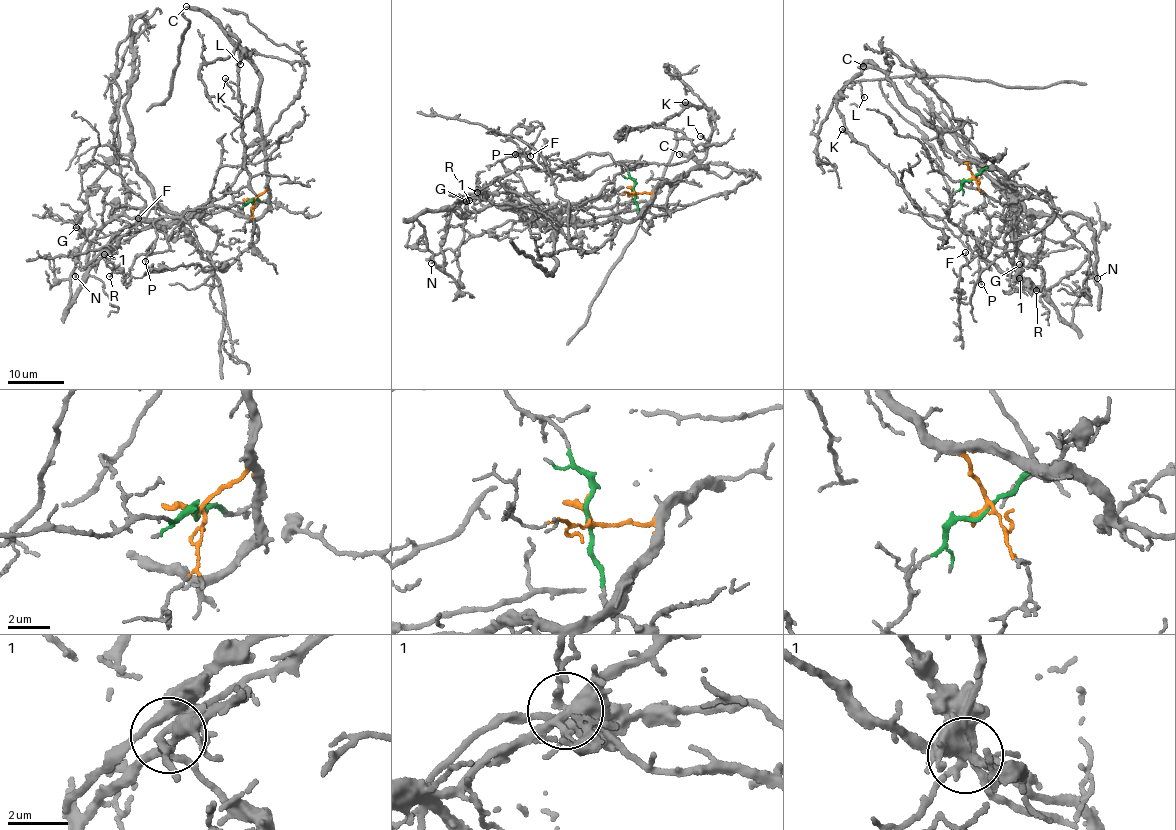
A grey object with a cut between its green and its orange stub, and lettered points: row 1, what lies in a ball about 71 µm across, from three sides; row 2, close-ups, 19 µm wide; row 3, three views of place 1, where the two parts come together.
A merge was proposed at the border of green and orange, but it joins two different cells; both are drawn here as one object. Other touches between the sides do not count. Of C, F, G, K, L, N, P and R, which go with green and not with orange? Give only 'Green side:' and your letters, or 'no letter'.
Green side: F, G, N, P, R

